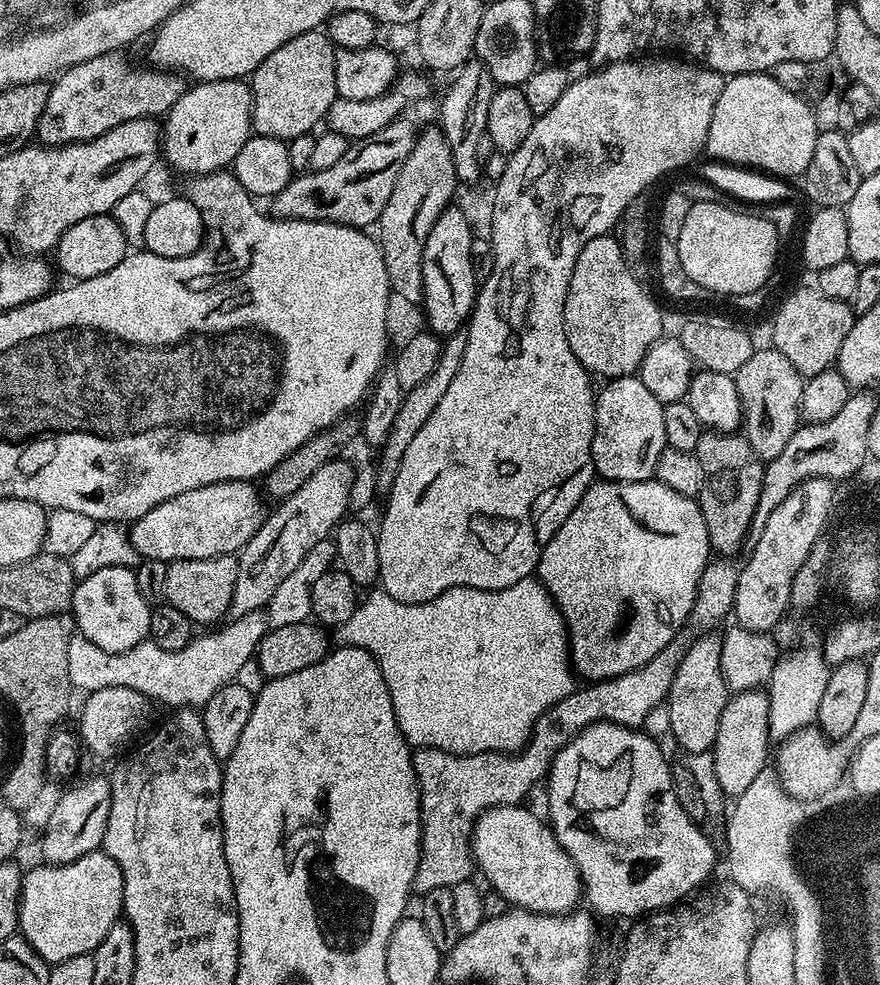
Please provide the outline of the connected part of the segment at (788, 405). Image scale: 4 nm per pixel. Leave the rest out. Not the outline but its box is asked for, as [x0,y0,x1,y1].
[735,346,805,462]

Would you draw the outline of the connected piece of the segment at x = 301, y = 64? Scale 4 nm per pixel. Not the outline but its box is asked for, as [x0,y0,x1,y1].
[250,31,337,142]

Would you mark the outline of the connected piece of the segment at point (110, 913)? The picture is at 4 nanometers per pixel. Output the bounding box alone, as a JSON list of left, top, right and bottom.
[18,850,124,966]

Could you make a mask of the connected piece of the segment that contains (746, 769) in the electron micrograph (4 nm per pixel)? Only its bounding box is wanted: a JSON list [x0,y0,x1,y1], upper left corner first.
[711,690,770,798]

